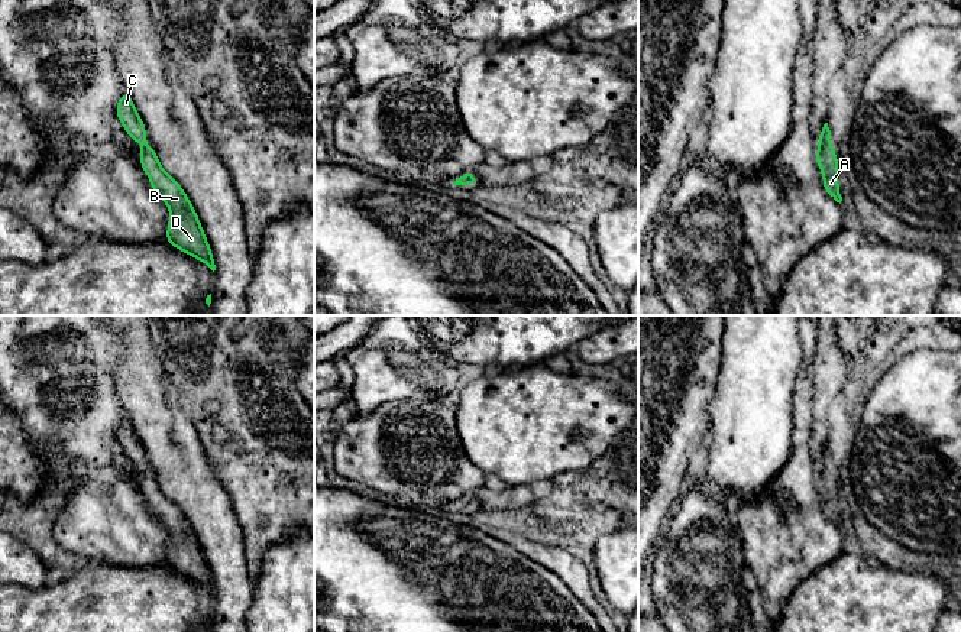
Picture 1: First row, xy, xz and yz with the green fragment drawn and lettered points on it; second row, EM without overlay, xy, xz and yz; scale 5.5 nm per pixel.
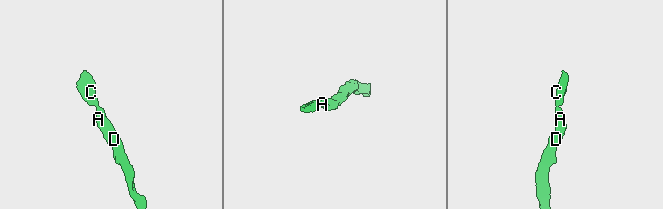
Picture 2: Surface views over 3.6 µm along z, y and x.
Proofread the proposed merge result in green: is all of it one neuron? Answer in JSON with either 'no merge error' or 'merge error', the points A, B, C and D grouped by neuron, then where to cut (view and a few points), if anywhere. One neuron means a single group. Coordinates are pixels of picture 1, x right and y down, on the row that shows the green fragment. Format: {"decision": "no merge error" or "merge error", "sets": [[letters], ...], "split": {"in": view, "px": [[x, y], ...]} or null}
{"decision": "no merge error", "sets": [["A", "B", "C", "D"]], "split": null}

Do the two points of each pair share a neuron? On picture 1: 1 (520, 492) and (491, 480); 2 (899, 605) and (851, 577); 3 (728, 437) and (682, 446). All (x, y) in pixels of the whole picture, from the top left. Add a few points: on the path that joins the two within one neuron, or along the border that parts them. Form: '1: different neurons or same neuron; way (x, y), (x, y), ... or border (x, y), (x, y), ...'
1: different neurons; border (484, 485), (494, 490), (504, 490), (508, 486)
2: same neuron; way (887, 605), (879, 605), (863, 589)
3: different neurons; border (711, 405), (711, 434), (707, 438)

